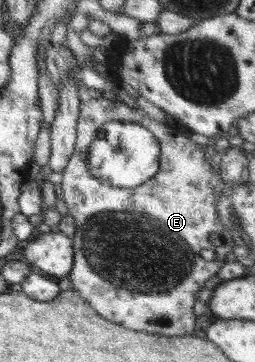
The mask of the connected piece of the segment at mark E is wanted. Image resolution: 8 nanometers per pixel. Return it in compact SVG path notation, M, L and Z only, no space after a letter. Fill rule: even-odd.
M86 98L80 104L77 120L77 137L72 157L62 170L62 199L66 202L69 213L74 217L75 233L72 237L74 248L73 267L67 283L70 288L79 292L88 301L90 307L104 319L124 325L128 329L146 331L154 335L178 337L178 335L193 334L197 316L194 314L194 303L198 291L204 289L204 283L214 277L224 265L226 254L233 251L236 243L232 240L230 230L220 222L216 210L216 199L220 195L232 195L235 183L225 182L220 178L220 172L214 170L210 159L206 157L205 148L192 142L188 135L181 134L168 124L158 123L151 119L141 109L129 107L122 102L112 102L102 98ZM108 121L123 121L138 123L146 127L158 140L160 146L160 169L146 183L122 189L112 187L96 177L92 177L88 169L88 154L90 144L96 138L100 126ZM219 233L224 243L214 246L209 235ZM204 249L212 249L216 259L206 261L202 258Z

